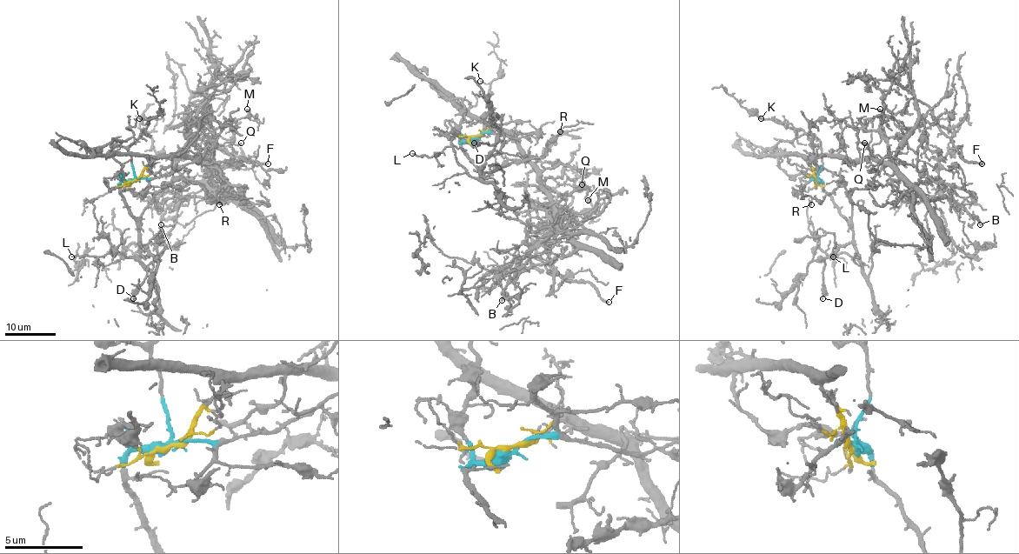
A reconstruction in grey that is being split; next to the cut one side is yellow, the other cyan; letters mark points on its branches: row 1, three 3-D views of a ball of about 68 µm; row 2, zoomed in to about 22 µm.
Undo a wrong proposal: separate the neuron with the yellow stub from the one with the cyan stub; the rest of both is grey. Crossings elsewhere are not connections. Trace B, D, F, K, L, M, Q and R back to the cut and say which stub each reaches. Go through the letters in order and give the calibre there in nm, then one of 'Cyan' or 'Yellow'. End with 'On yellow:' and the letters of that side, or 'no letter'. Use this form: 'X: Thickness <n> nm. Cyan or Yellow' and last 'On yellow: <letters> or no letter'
B: Thickness 140 nm. Yellow
D: Thickness 260 nm. Cyan
F: Thickness 340 nm. Yellow
K: Thickness 90 nm. Cyan
L: Thickness 100 nm. Cyan
M: Thickness 130 nm. Yellow
Q: Thickness 90 nm. Yellow
R: Thickness 120 nm. Cyan
On yellow: B, F, M, Q

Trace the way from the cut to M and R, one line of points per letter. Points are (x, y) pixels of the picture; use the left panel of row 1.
M: (134, 180), (152, 161), (171, 156), (213, 163), (216, 129), (241, 117), (249, 117), (251, 115), (246, 109)
R: (133, 180), (120, 183), (120, 196), (138, 219), (172, 180), (197, 183), (205, 199), (216, 198), (219, 204)

